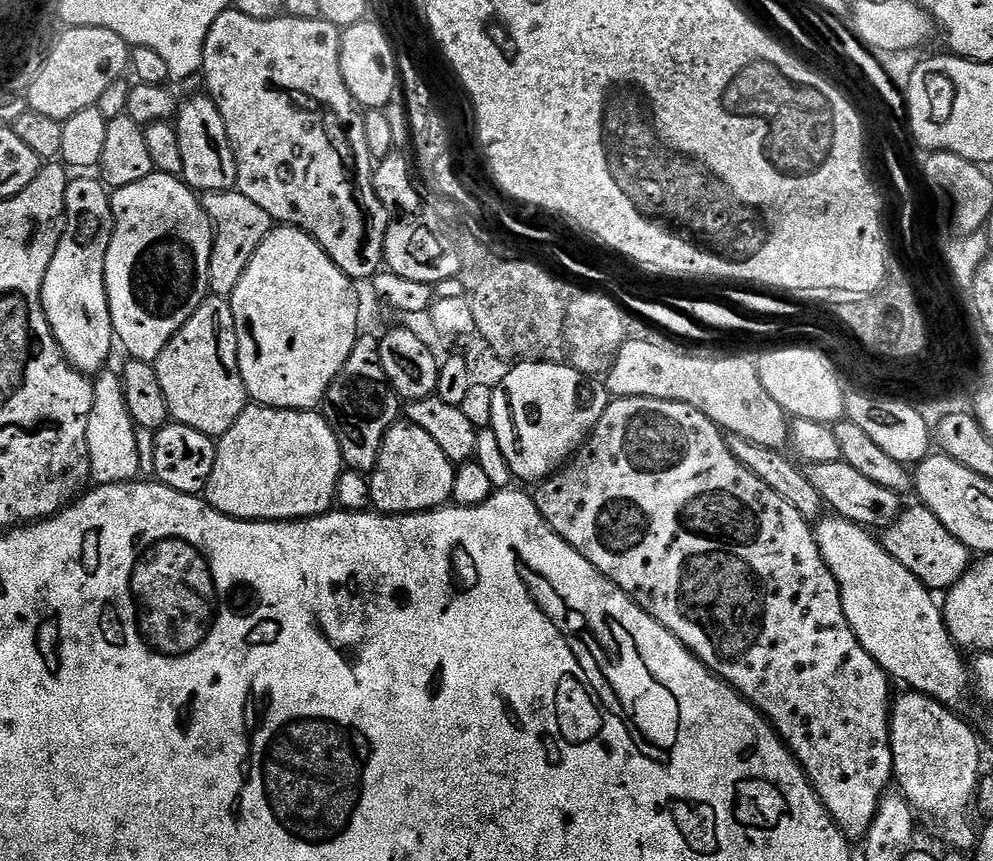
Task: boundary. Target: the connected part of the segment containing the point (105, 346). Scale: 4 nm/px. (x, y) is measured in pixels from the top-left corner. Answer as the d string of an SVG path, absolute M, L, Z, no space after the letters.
M80 174L69 179L66 190L66 210L68 221L64 227L62 238L58 242L58 250L54 250L54 258L50 262L50 270L46 270L46 278L42 288L42 302L46 310L46 318L58 346L64 351L68 363L85 374L99 374L105 371L108 355L114 348L114 333L108 291L104 285L104 267L106 266L106 250L110 250L110 238L116 225L116 216L112 213L112 197L103 179L92 174Z

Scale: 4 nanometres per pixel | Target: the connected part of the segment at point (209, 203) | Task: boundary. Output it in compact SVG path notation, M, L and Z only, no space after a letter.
M239 190L230 192L209 192L202 203L212 220L212 253L210 254L210 274L208 286L213 296L231 297L238 286L242 274L246 274L246 266L250 266L250 258L254 250L268 236L274 227L274 221L258 202L250 202L246 194Z

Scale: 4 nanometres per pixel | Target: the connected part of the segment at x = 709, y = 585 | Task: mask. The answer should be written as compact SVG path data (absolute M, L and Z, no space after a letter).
M631 396L613 399L575 455L537 488L540 489L534 492L536 505L554 534L570 542L570 546L574 546L574 550L578 550L578 554L582 554L582 558L594 566L594 570L610 578L610 582L614 582L634 603L642 606L642 610L666 626L666 630L670 630L670 634L674 634L682 646L689 648L715 676L721 676L736 693L753 704L803 766L813 790L849 841L863 841L874 822L880 799L889 791L894 780L892 743L888 733L894 692L888 689L888 673L881 670L870 654L866 654L862 642L858 642L854 630L850 630L850 622L846 622L846 614L842 610L838 582L822 558L813 525L805 520L804 515L794 510L794 506L790 506L782 494L766 486L762 478L750 474L750 470L746 470L746 466L742 466L742 462L730 454L725 433L717 424L710 422L702 410L662 398Z

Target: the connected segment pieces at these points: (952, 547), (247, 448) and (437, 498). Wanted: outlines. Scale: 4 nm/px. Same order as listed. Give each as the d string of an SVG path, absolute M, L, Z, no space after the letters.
M915 506L905 507L892 523L885 526L879 533L880 544L893 558L898 558L914 578L921 580L930 590L947 590L955 586L964 577L973 563L973 553L942 522L929 508Z
M252 402L242 410L242 414L238 414L238 422L234 422L234 426L230 426L230 430L226 430L226 434L219 437L214 458L214 470L210 470L210 478L206 482L202 496L208 501L211 508L216 508L222 514L235 520L307 520L310 516L320 516L323 512L333 511L336 504L338 478L345 468L346 465L338 446L338 438L319 411L299 412L293 408L268 408L264 404Z
M397 422L384 436L378 462L370 473L371 507L385 516L409 516L445 507L452 498L456 469L422 426Z

